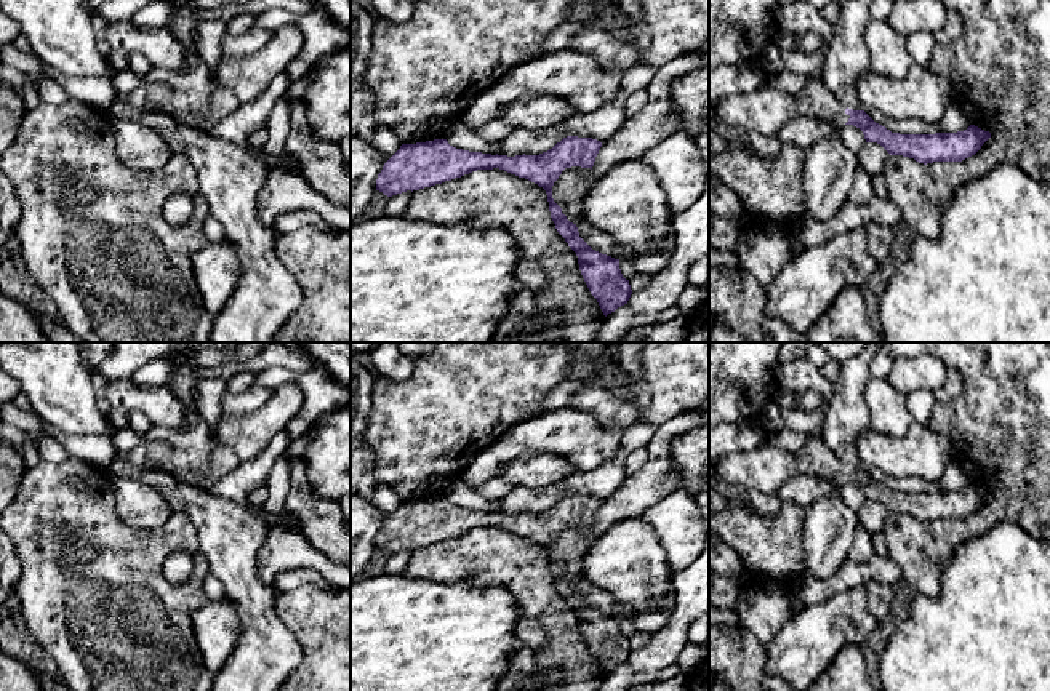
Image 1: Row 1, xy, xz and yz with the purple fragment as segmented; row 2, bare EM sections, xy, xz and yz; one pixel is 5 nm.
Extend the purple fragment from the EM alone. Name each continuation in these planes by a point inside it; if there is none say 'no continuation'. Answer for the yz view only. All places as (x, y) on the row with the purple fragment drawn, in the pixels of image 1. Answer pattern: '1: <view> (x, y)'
1: yz (815, 101)

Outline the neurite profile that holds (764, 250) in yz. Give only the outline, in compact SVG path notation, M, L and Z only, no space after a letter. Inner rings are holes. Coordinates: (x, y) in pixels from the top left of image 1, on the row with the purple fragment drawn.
M778 226L739 229L736 251L741 267L765 288L796 258L789 237Z

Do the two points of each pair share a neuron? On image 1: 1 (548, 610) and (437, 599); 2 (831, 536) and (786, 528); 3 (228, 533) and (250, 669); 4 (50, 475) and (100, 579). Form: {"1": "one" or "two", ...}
{"1": "two", "2": "two", "3": "one", "4": "one"}

